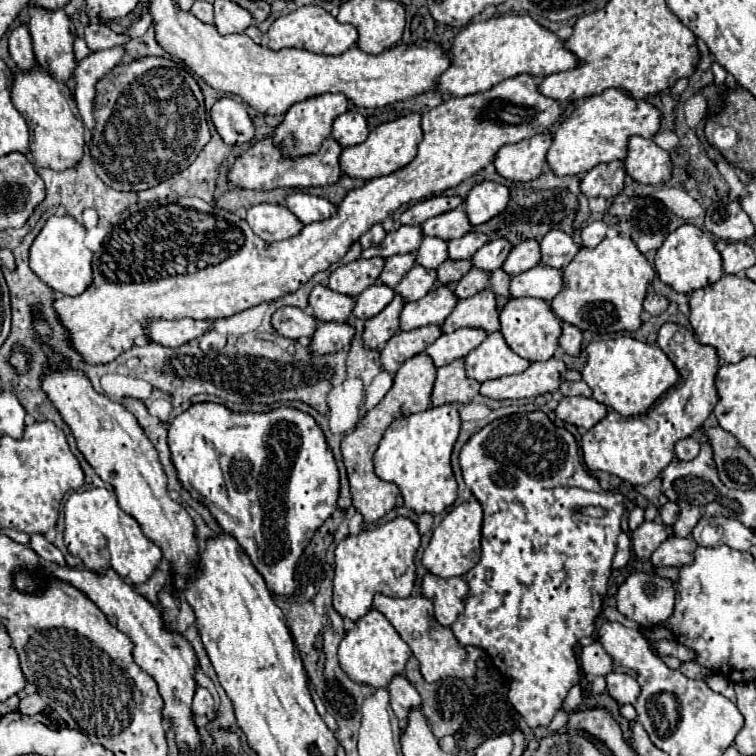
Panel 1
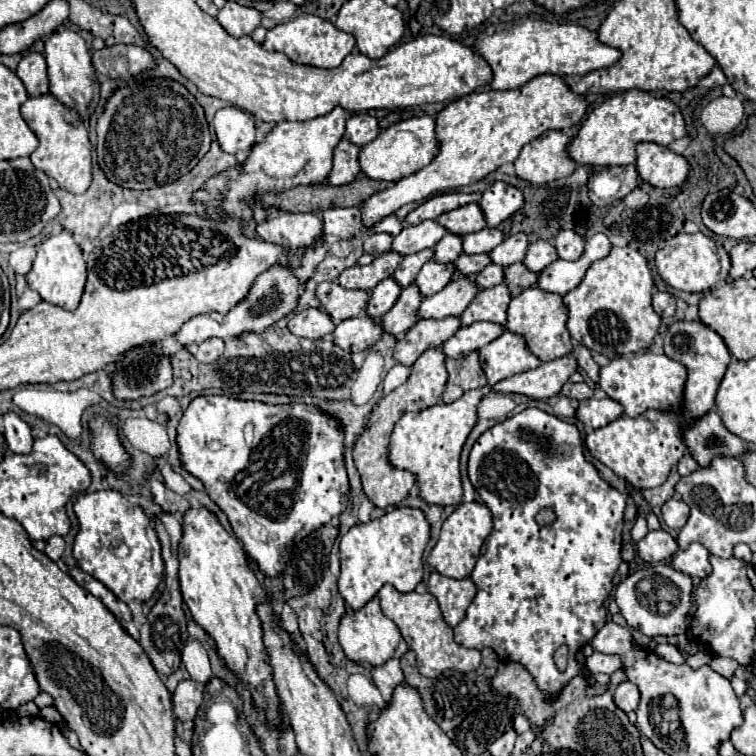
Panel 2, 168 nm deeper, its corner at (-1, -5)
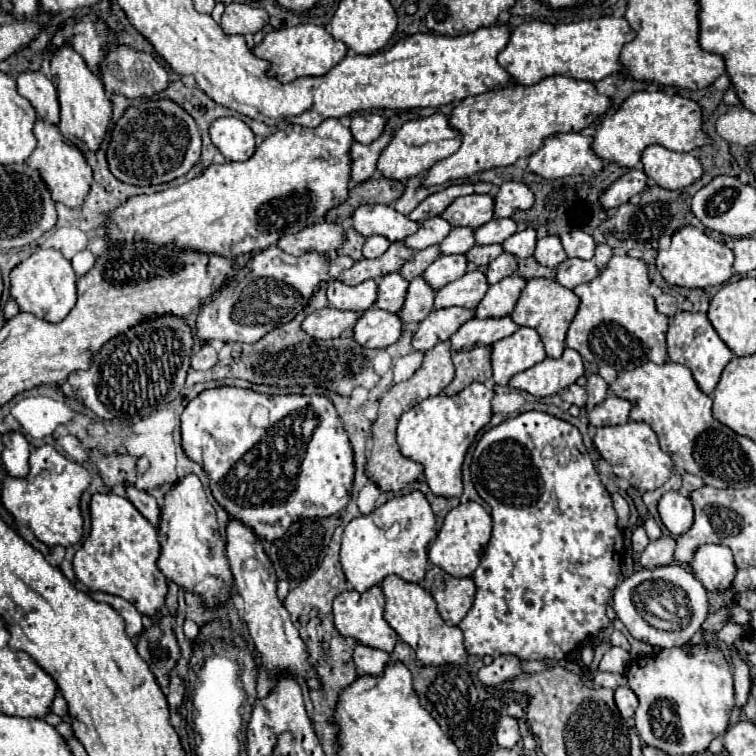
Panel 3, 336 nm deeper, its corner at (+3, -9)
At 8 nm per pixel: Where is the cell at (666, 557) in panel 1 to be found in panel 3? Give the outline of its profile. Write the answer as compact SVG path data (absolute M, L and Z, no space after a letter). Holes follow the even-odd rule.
M711 543L699 545L699 549L695 549L693 559L689 561L689 569L707 591L727 589L737 571L731 551L723 545Z

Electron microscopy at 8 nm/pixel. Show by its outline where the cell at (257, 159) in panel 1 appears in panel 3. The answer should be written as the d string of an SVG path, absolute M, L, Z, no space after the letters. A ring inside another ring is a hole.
M383 133L377 141L373 141L369 145L353 143L353 147L351 147L351 181L353 183L367 181L375 173L377 157L389 141L391 141L391 135Z

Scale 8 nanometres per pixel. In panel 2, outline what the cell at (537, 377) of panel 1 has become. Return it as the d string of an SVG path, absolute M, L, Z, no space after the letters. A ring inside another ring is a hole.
M565 355L555 361L541 363L537 369L499 381L499 385L495 385L493 389L499 393L521 393L531 399L547 399L561 391L575 369L577 361L573 359L573 355Z

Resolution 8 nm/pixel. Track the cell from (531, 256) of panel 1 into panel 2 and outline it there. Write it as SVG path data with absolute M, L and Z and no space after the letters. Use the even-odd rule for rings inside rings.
M539 239L529 245L529 251L527 251L527 257L523 259L523 263L527 265L527 269L539 273L557 259L559 259L559 255L557 255L557 249L551 245L551 241Z

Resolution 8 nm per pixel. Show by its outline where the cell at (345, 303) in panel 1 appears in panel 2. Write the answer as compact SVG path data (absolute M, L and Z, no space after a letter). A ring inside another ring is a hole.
M337 281L321 283L317 287L317 297L323 305L323 309L333 317L335 323L349 319L349 317L359 317L367 309L369 293L363 289L345 289Z

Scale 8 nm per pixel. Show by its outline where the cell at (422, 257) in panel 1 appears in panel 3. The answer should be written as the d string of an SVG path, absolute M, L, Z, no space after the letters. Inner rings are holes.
M455 227L445 237L445 241L439 245L439 249L441 249L443 255L457 255L457 253L467 253L473 245L475 245L473 229L469 229L469 227Z

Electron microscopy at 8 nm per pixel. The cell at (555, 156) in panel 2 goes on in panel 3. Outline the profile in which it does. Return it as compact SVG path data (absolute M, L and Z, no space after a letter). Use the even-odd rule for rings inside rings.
M555 133L527 159L525 171L543 179L591 175L603 167L603 161L591 151L591 141L591 137L581 133Z

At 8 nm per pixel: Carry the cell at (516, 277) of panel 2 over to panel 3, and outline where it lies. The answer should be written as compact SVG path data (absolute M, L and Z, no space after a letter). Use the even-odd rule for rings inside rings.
M527 257L527 259L519 259L519 265L517 265L517 275L531 281L535 277L543 277L543 279L551 279L555 275L555 269L549 269L549 267L543 267L539 265L533 257Z

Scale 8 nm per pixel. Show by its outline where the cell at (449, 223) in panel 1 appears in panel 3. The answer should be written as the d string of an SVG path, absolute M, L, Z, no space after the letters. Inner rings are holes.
M467 195L455 199L441 215L453 227L479 229L493 219L493 197L491 195Z

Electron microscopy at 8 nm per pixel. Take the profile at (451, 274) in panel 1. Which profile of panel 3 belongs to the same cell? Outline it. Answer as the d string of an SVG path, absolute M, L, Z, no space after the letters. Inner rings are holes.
M483 245L483 247L473 247L473 249L469 249L467 251L467 261L469 263L473 263L475 267L485 267L485 265L489 265L493 259L497 259L499 255L503 253L503 249L501 249L501 245Z

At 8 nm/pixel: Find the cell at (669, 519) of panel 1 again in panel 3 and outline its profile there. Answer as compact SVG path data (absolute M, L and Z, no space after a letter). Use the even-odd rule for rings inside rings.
M669 491L659 501L659 517L671 535L679 537L693 523L693 505L689 497L683 497L677 491Z

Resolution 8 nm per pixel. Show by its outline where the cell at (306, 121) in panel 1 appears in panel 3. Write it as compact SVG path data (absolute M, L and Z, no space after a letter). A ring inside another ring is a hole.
M327 119L315 129L303 129L301 125L283 125L261 145L257 145L253 157L243 163L211 165L203 175L179 187L161 193L131 197L127 203L111 213L117 225L111 227L109 241L127 243L133 239L145 239L157 245L175 245L183 249L217 253L229 259L237 259L255 249L275 245L281 235L297 233L307 225L321 223L331 207L347 199L351 145L353 135L349 127L341 125L339 119Z

